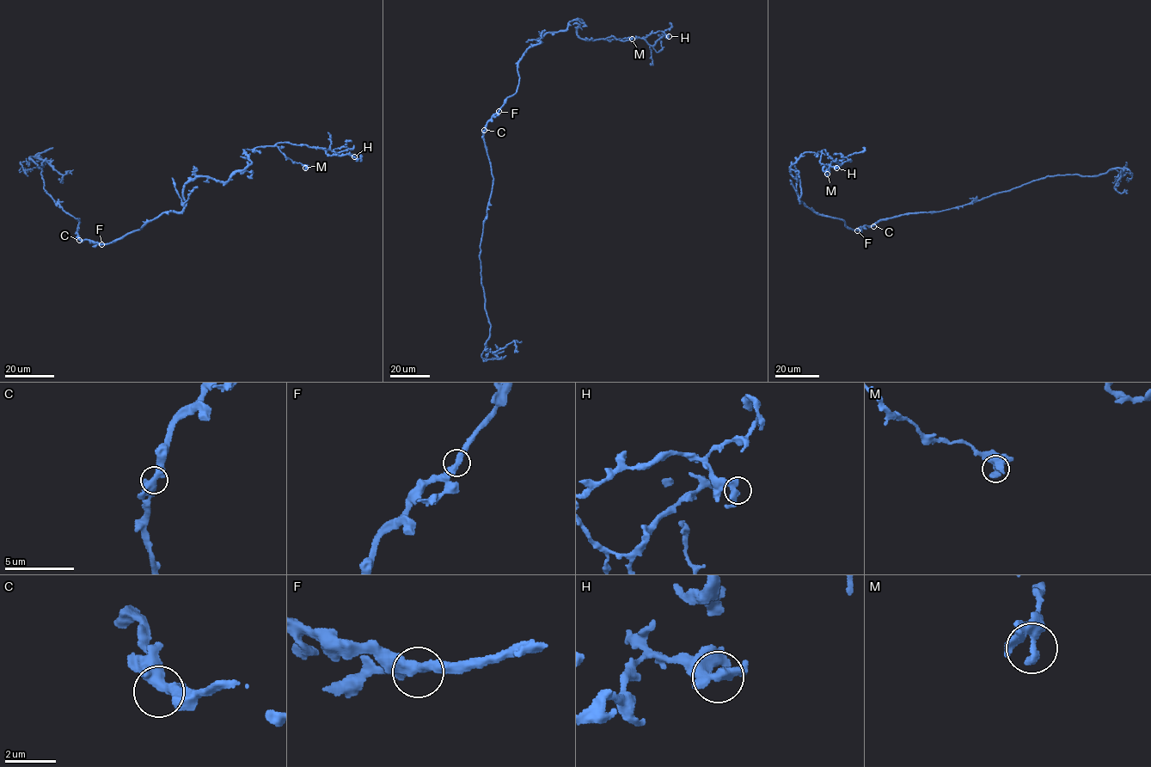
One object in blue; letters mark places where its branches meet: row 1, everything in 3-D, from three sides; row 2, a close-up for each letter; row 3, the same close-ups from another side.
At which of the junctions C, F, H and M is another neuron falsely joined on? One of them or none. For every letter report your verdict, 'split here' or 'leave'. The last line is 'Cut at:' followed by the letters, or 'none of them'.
C: leave
F: leave
H: leave
M: leave
Cut at: none of them

